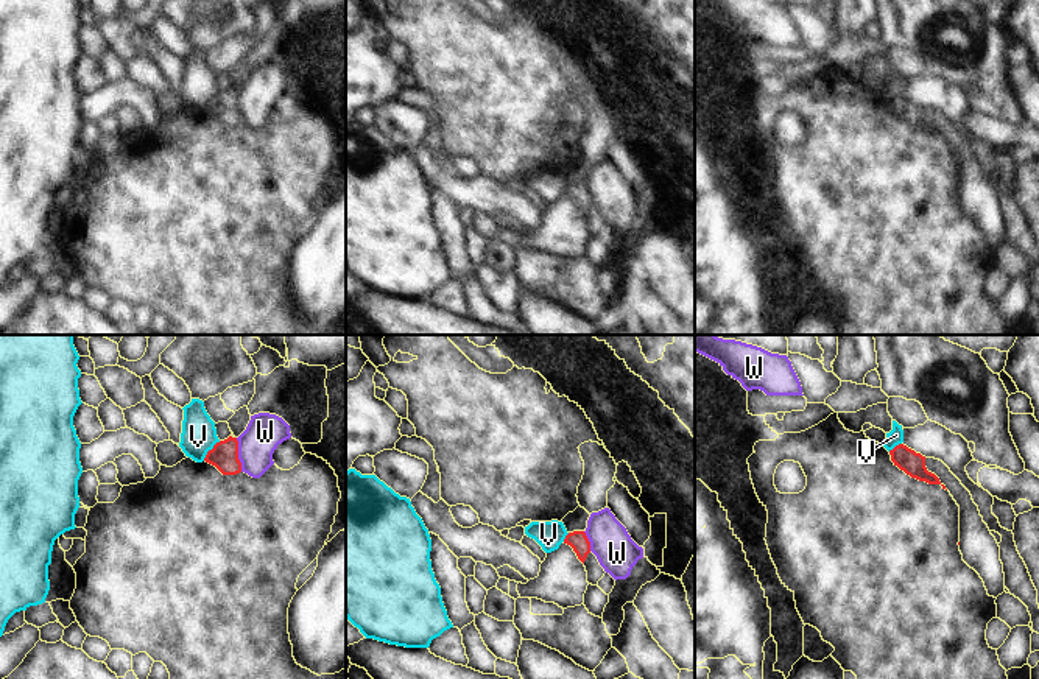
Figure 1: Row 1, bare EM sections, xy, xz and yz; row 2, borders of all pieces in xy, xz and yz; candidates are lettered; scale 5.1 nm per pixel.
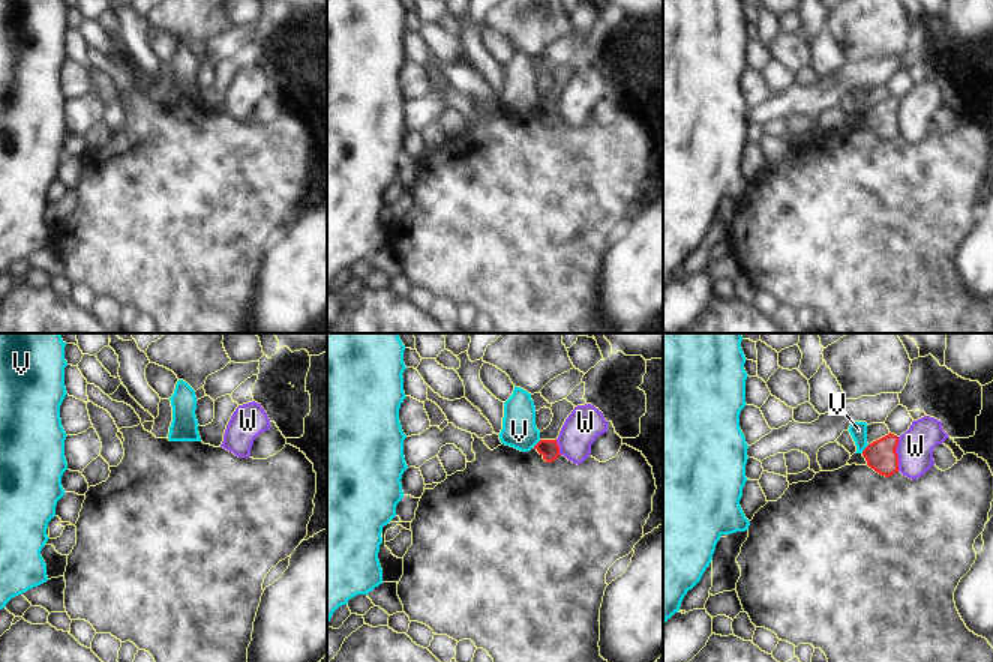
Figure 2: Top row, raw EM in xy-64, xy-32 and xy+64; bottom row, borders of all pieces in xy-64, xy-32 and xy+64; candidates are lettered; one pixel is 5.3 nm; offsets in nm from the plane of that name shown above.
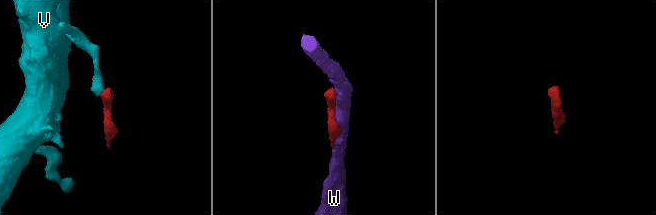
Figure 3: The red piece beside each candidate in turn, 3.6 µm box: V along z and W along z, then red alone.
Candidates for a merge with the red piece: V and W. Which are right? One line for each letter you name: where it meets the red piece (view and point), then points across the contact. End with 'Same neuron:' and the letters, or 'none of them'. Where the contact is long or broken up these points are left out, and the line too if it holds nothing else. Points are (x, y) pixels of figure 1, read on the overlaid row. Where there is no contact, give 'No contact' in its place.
Same neuron: none of them.

